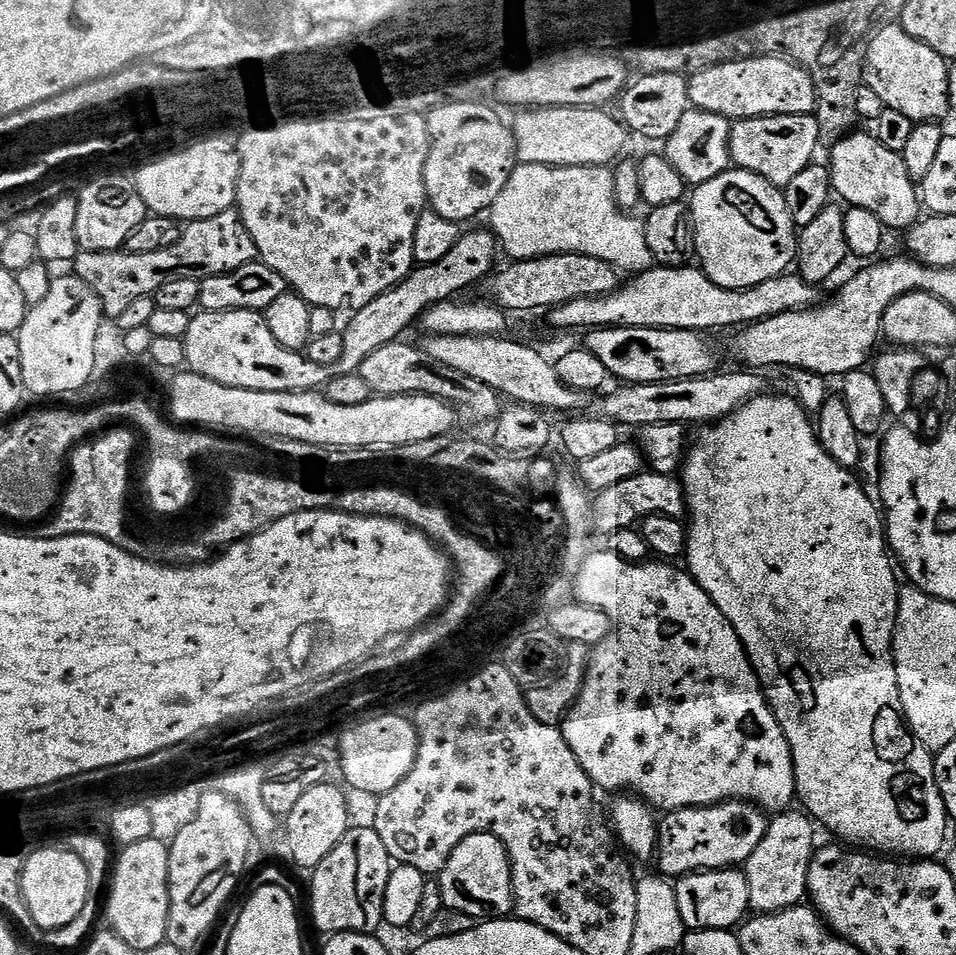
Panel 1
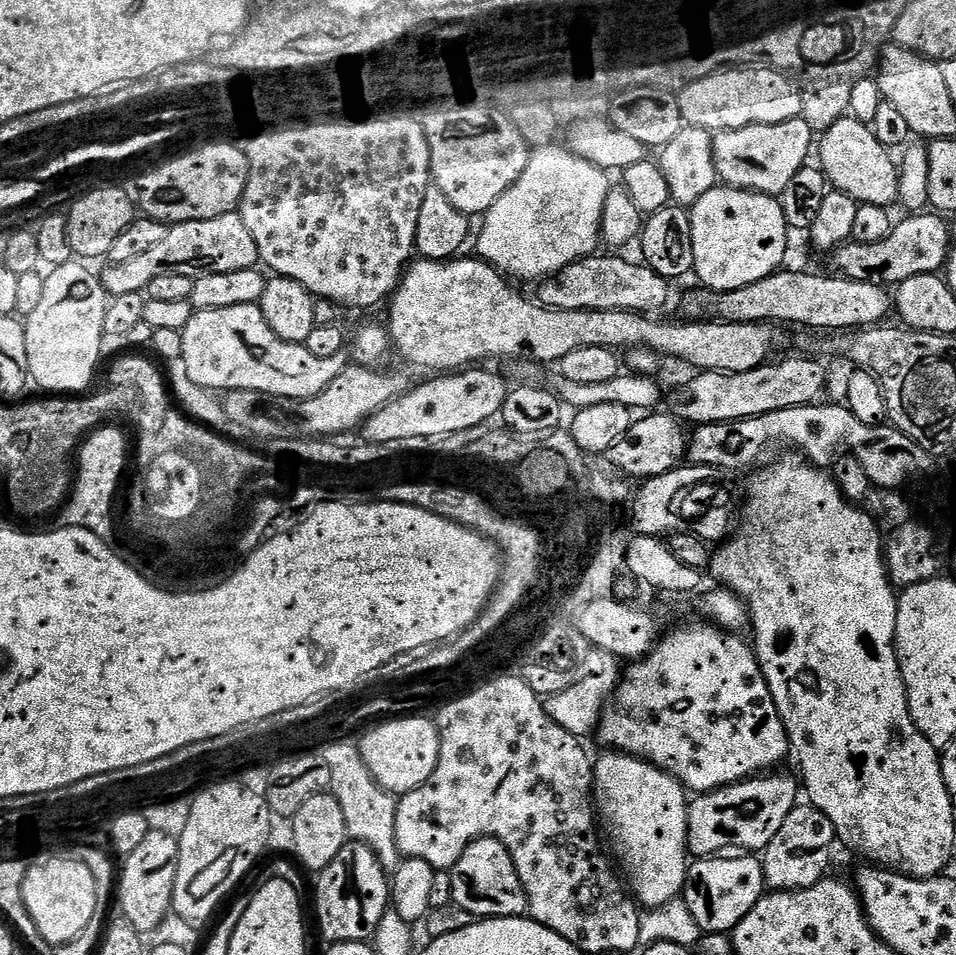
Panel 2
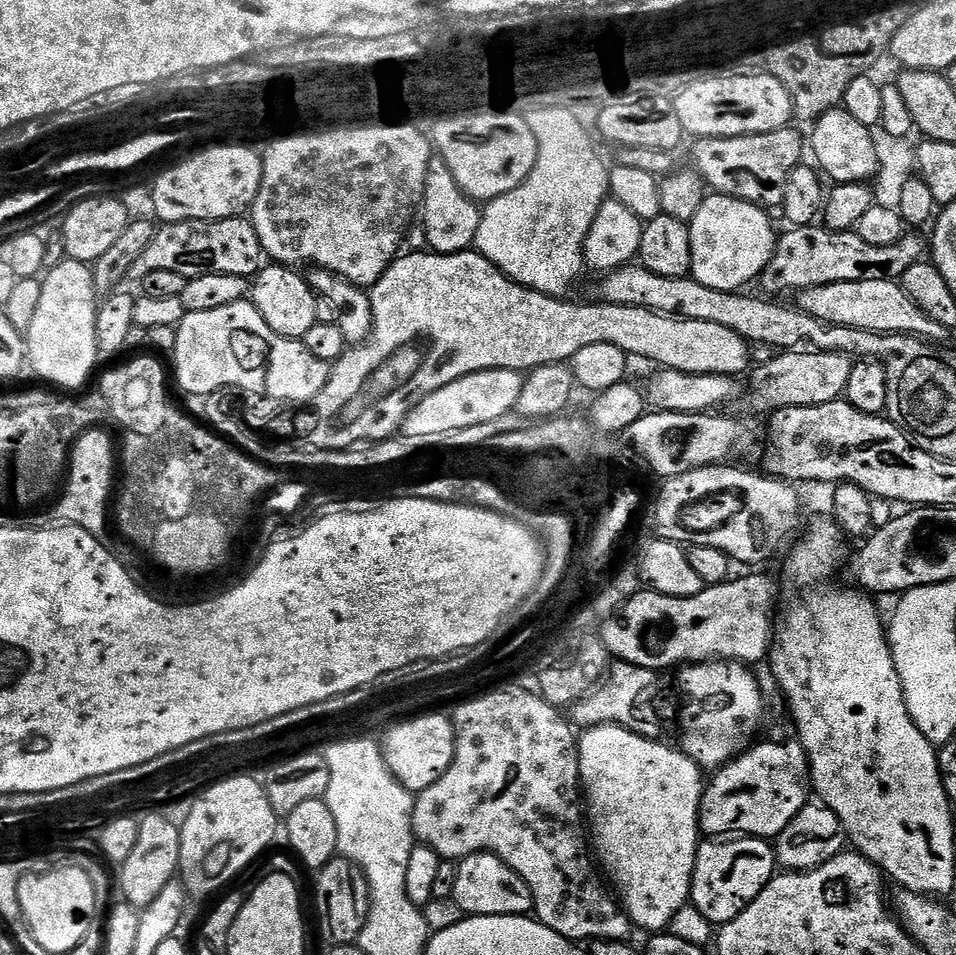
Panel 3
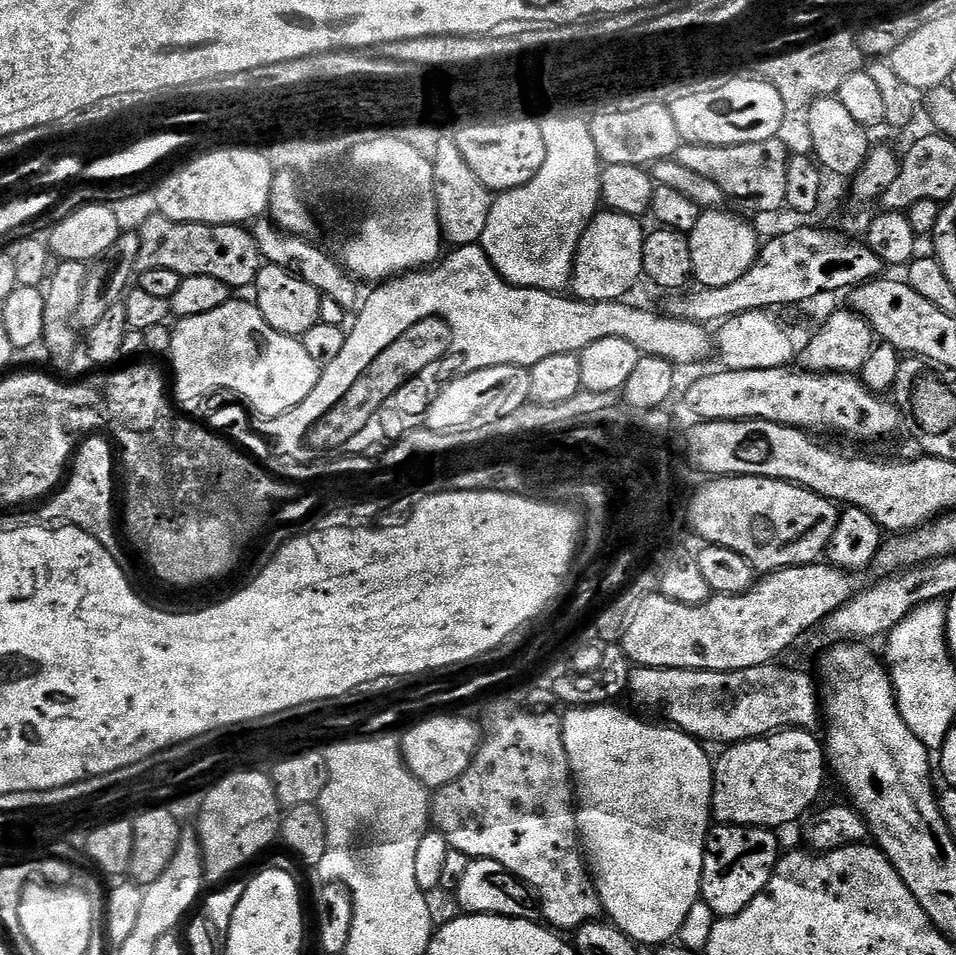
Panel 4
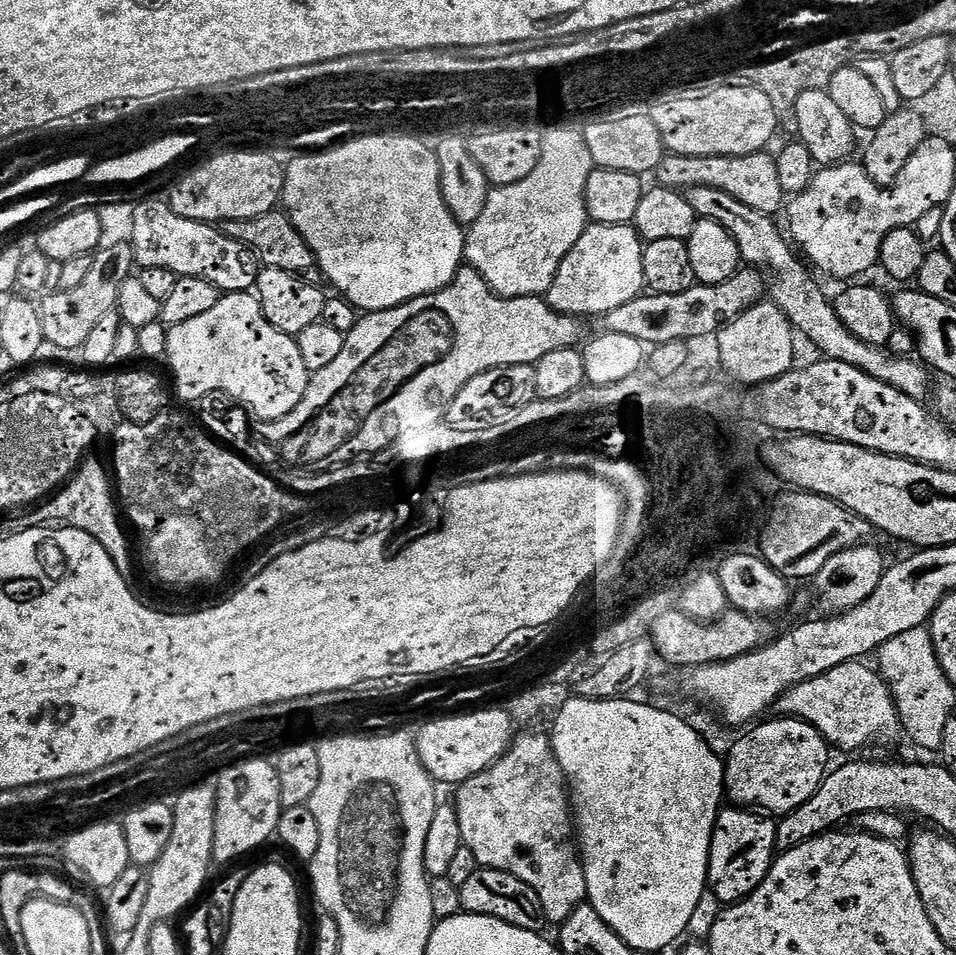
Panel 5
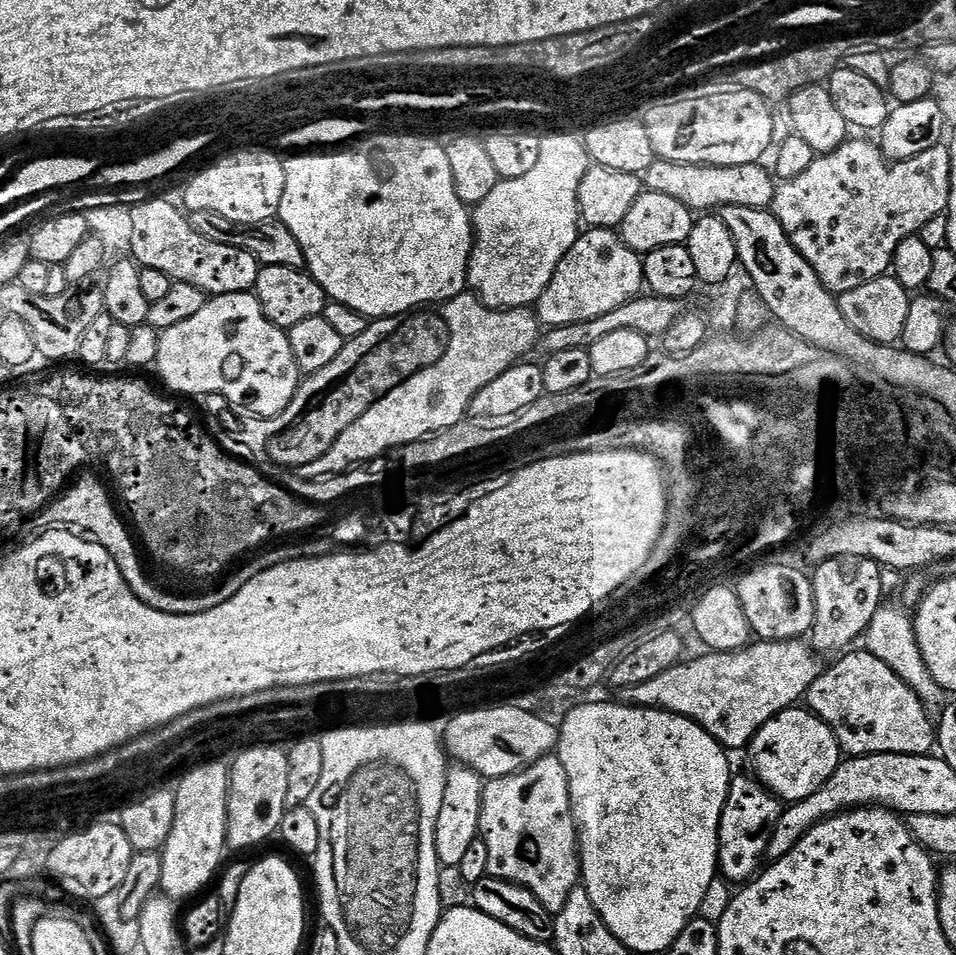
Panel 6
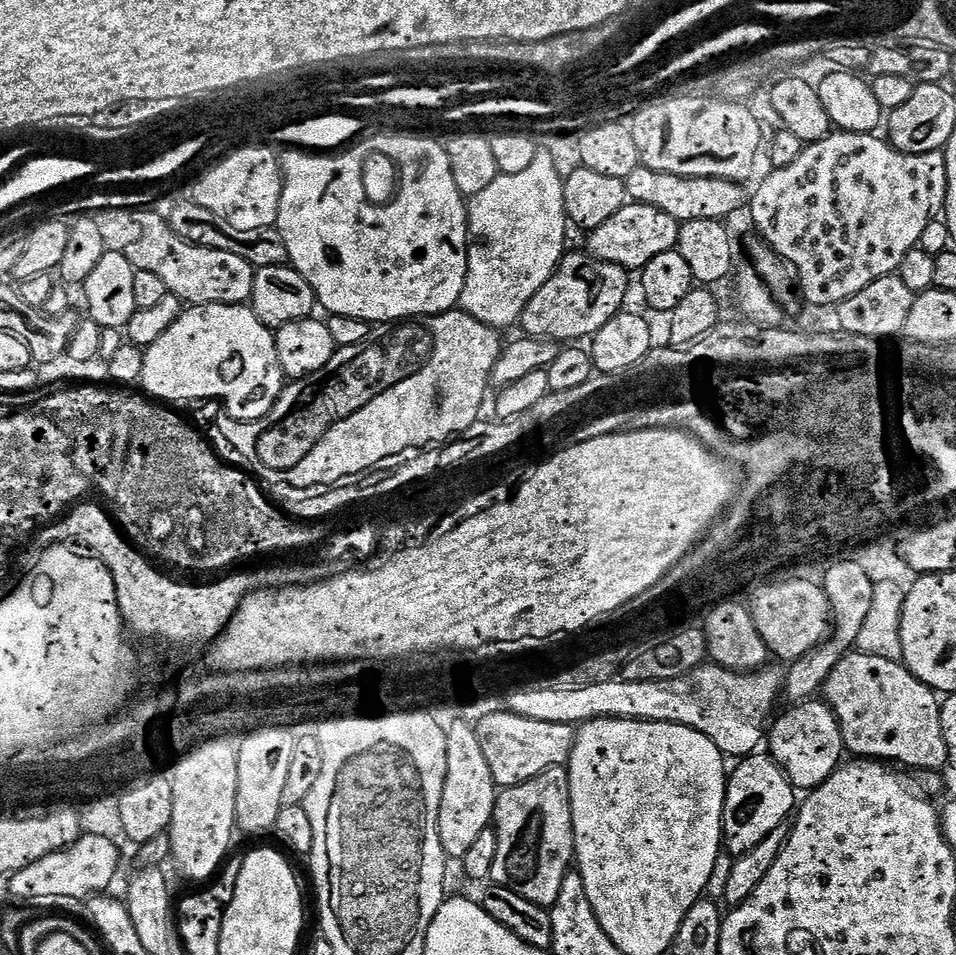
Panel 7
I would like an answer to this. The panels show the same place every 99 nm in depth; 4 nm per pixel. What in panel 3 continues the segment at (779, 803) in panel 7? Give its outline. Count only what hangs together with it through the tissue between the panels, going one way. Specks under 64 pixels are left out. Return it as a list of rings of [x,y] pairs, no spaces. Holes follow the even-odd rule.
[[[755,836],[709,839],[701,843],[697,850],[690,897],[691,907],[698,909],[714,926],[729,924],[731,920],[738,918],[738,914],[742,914],[742,910],[746,910],[746,906],[750,906],[750,902],[754,902],[754,898],[758,898],[758,894],[762,894],[762,890],[777,872],[776,849],[769,841],[758,840]]]

